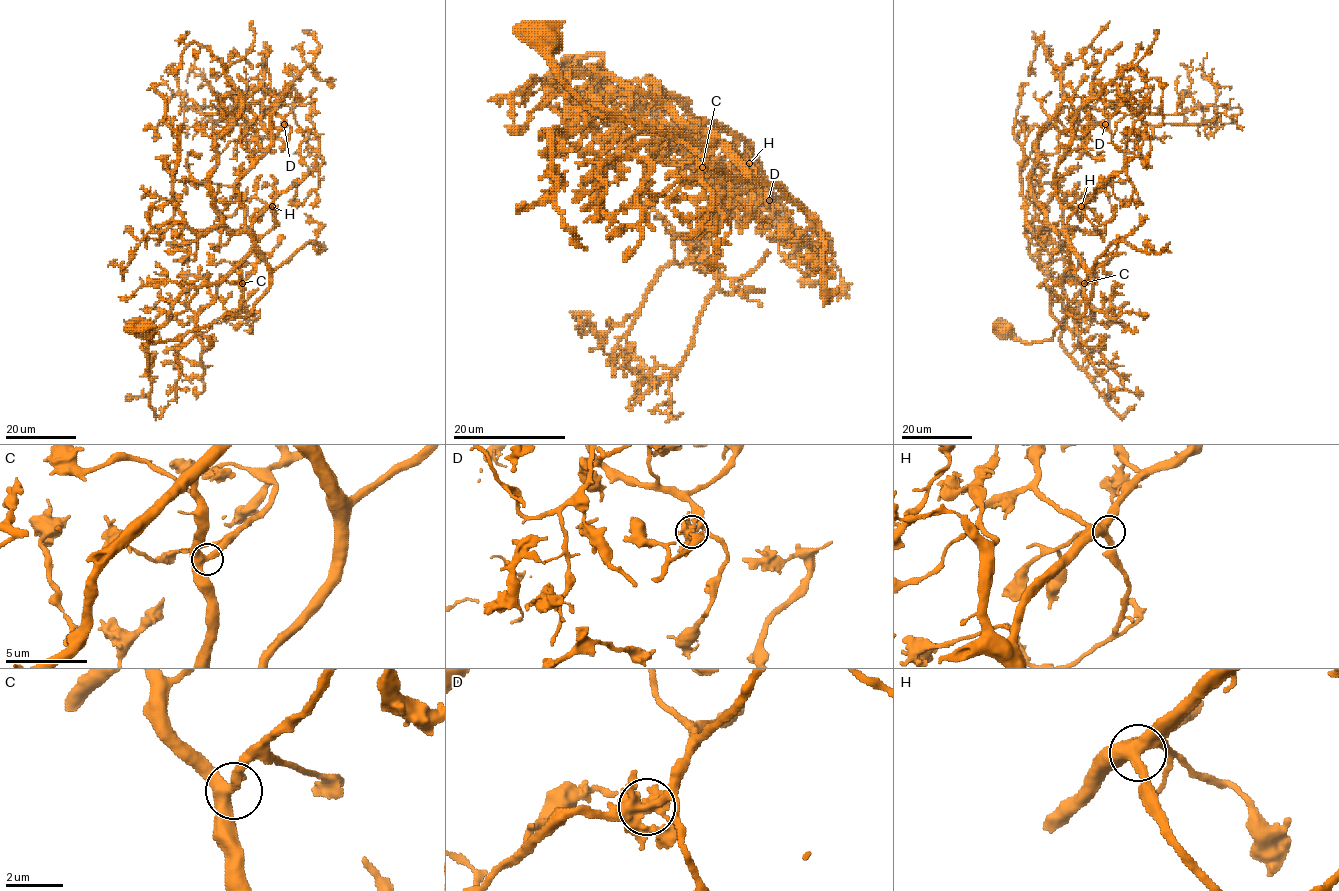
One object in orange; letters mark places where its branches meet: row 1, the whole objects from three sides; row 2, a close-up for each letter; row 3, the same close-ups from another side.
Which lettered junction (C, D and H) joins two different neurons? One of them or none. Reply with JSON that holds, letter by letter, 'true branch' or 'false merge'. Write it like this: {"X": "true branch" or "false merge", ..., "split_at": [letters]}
{"C": "true branch", "D": "false merge", "H": "true branch", "split_at": ["D"]}

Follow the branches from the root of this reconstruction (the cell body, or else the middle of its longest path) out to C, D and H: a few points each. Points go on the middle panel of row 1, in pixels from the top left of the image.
C: (548, 41), (558, 77), (590, 110), (665, 132), (745, 179), (718, 143), (699, 149), (702, 167)
D: (548, 41), (558, 77), (590, 110), (665, 132), (745, 179), (692, 121), (725, 126), (749, 148), (769, 200)
H: (548, 41), (558, 77), (590, 110), (665, 132), (733, 177), (745, 172), (717, 139), (749, 163)

